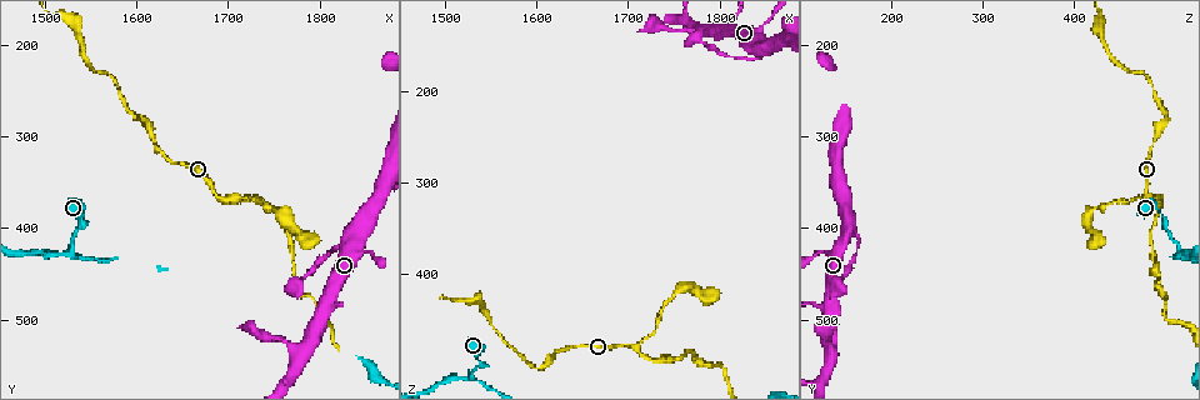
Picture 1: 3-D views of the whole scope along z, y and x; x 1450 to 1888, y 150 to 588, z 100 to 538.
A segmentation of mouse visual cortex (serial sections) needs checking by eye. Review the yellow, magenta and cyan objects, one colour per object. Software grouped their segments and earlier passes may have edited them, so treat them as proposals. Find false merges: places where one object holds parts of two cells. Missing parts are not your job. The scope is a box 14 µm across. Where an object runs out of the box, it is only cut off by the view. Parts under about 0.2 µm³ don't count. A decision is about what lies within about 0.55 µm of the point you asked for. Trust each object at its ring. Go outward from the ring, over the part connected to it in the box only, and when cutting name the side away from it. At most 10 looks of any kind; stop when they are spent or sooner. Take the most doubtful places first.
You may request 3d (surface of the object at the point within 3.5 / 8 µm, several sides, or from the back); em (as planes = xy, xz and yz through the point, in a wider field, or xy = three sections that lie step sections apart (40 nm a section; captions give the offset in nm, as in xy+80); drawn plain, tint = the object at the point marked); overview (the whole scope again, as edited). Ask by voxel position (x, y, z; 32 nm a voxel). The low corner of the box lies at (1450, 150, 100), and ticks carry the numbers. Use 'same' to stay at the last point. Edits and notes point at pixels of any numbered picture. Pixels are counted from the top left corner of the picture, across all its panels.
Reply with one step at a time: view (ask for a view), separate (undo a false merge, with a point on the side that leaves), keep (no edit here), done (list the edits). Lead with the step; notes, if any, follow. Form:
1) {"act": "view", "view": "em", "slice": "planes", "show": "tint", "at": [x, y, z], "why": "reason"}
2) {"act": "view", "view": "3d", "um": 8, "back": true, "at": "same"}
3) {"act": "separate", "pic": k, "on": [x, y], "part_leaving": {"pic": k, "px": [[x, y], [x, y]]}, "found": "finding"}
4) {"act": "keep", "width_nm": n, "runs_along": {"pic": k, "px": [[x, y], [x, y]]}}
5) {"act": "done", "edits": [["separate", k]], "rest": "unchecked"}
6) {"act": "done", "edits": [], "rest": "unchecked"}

{"act": "view", "view": "3d", "um": 3.5, "at": [1705, 370, 480], "why": "three arms meet"}

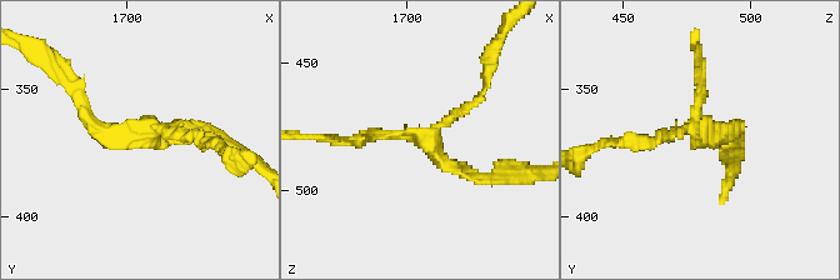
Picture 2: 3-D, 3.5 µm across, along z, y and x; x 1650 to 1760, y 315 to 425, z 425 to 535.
{"act": "view", "view": "em", "slice": "xy", "step": 2, "show": "tint", "at": [1707, 369, 480], "arms": 3, "arm_widths_nm": [150, 150, 150]}

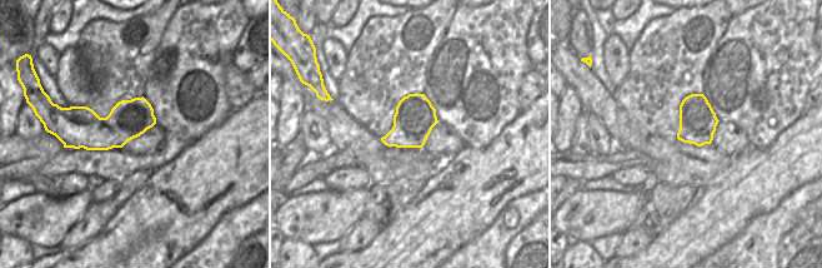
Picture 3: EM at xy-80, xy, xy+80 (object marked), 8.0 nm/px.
{"act": "keep", "runs_along": {"pic": 2, "px": [[360, 138], [425, 141], [483, 90]]}, "found": "continuous, no second cell"}

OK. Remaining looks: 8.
{"act": "view", "view": "3d", "um": 3.5, "at": [1530, 425, 520]}

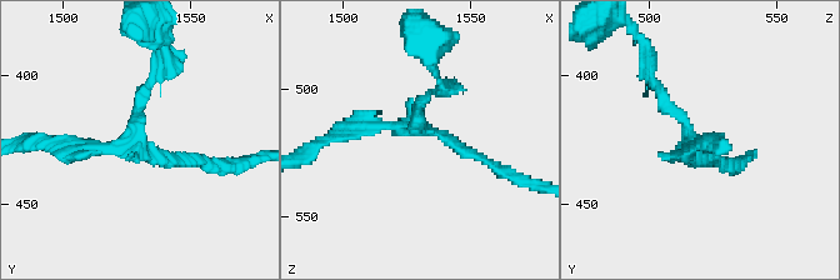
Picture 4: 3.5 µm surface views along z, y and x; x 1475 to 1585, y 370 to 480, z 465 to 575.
{"act": "view", "view": "em", "slice": "xy", "step": 1, "show": "tint", "at": [1527, 426, 516]}

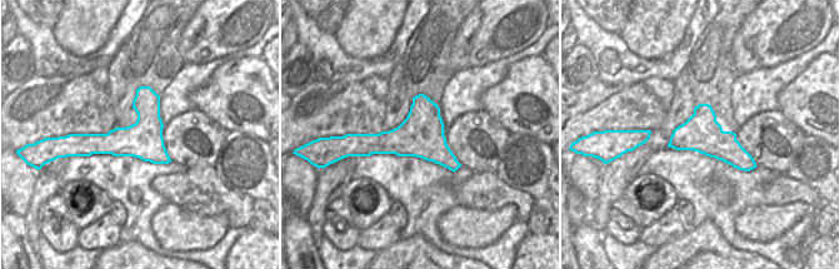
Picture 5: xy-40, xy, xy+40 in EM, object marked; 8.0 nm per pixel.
{"act": "keep", "runs_along": {"pic": 4, "px": [[155, 75], [125, 148], [55, 144]]}, "found": "continuous, no second cell"}

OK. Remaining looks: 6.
{"act": "view", "view": "3d", "um": 3.5, "at": [1805, 495, 505], "why": "abrupt turn"}

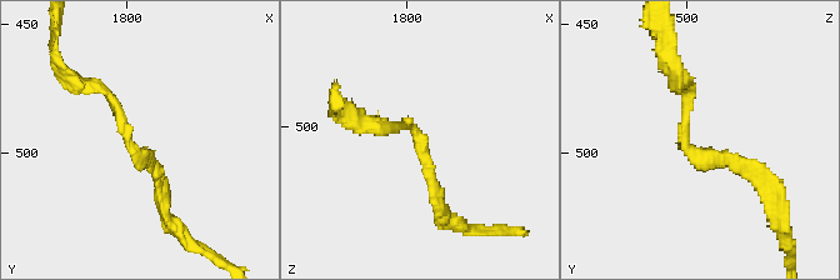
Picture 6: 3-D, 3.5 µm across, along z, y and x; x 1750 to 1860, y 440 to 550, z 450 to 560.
{"act": "view", "view": "em", "slice": "xy", "step": 3, "show": "tint", "at": [1803, 499, 502], "arm_widths_nm": [150, 200], "why": "now the EM"}

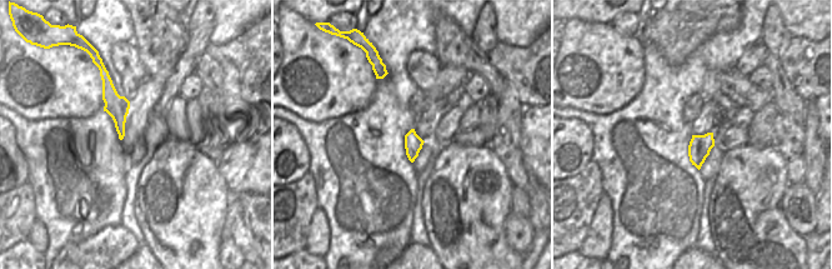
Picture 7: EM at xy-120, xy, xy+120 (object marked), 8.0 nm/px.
{"act": "keep", "runs_along": {"pic": 6, "px": [[685, 84], [685, 141], [759, 176]]}, "found": "continuous, no second cell"}

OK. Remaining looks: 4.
{"act": "view", "view": "3d", "um": 3.5, "at": [1845, 405, 160], "why": "thin arm on a thick one"}

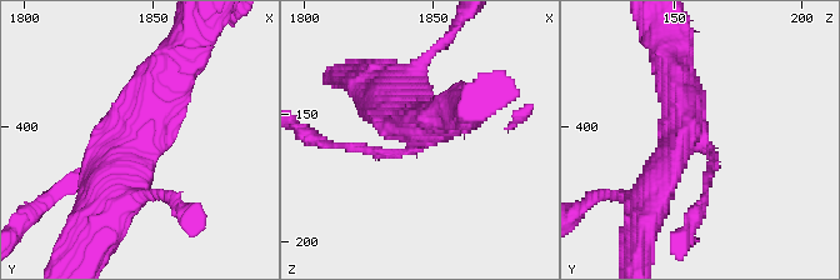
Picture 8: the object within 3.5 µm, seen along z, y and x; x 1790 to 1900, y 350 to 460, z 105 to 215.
{"act": "view", "view": "em", "slice": "xy", "step": 1, "show": "tint", "at": [1847, 404, 161], "arms": 3, "arm_widths_nm": [150, 500, 500]}

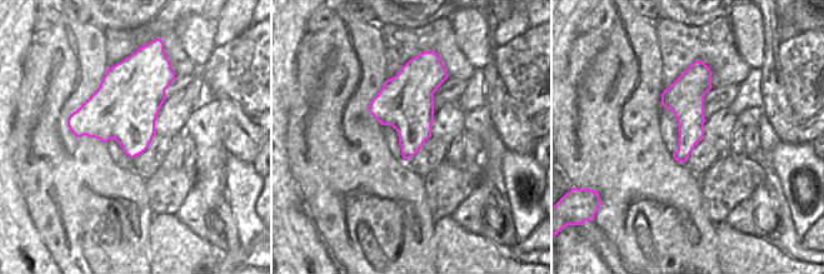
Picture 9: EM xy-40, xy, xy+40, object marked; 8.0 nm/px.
{"act": "keep", "width_nm": 420, "runs_along": {"pic": 8, "px": [[114, 199], [121, 156], [183, 56]]}, "found": "one cell here"}

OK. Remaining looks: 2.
{"act": "done", "edits": [], "rest": "unchecked"}

